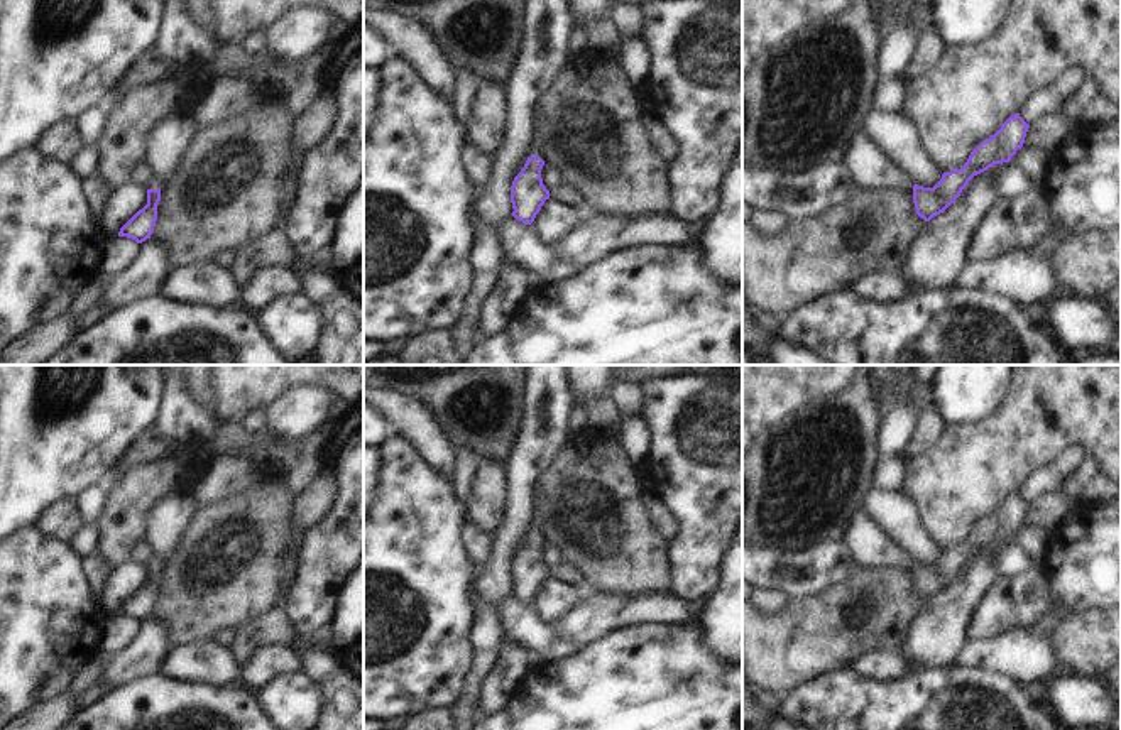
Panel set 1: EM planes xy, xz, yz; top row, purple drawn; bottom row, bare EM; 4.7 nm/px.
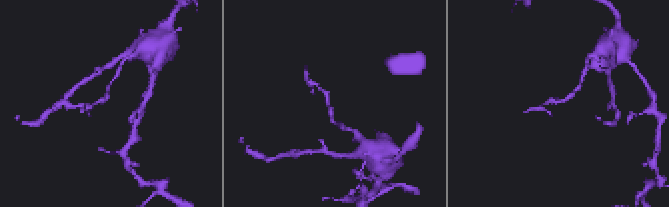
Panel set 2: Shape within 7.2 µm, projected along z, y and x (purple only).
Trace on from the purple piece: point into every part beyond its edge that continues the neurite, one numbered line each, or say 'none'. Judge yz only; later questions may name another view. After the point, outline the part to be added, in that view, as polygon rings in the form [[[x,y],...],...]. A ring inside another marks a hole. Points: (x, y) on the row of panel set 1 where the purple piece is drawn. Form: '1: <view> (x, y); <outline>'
none

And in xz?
1: xz (533, 151); [[[534,105],[533,108],[533,132],[529,139],[529,147],[528,147],[528,157],[538,157],[539,155],[539,133],[543,130],[543,117]]]

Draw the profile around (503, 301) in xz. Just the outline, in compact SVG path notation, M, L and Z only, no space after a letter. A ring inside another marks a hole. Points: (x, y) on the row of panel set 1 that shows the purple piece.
M504 257L495 286L480 304L478 330L484 336L499 333L528 296L529 270Z

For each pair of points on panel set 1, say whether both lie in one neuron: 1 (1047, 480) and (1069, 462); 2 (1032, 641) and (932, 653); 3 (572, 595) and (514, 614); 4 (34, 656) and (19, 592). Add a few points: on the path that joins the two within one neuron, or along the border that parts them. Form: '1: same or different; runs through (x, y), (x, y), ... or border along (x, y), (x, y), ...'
1: same; runs through (1052, 477), (1064, 467)
2: different; border along (967, 642), (954, 663)
3: different; border along (530, 604), (548, 624)
4: same; runs through (22, 641), (19, 637), (19, 607)

